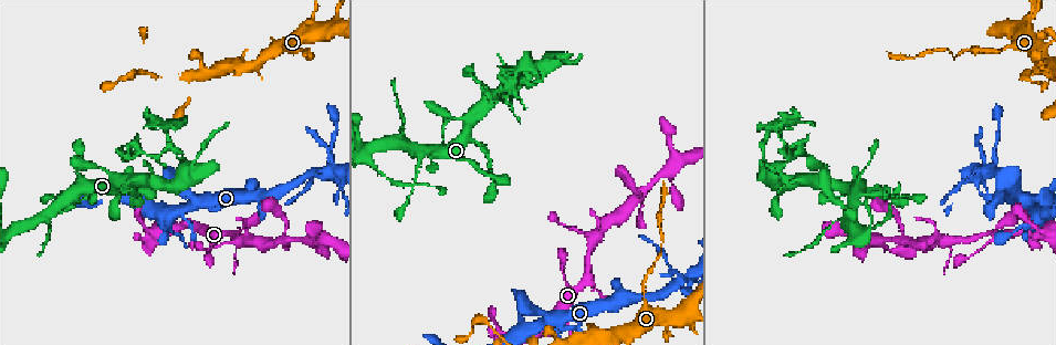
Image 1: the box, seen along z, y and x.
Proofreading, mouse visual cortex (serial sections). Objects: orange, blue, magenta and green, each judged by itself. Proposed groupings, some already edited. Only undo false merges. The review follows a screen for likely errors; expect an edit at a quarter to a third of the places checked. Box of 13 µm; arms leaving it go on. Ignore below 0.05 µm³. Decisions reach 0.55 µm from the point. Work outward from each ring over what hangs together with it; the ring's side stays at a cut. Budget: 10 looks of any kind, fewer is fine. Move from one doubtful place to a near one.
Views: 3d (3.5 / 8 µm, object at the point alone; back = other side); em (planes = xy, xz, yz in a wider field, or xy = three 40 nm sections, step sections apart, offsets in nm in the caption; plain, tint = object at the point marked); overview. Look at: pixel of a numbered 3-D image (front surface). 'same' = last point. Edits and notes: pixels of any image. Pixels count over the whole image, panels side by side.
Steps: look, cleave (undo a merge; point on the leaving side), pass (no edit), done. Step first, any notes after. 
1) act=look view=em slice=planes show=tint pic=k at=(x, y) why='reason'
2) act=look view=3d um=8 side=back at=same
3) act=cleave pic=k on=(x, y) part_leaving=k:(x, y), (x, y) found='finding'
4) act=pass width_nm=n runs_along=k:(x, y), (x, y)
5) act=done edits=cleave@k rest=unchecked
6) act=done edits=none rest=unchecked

act=look view=3d um=3.5 pic=1 at=(168, 220) why='thick turns thin'

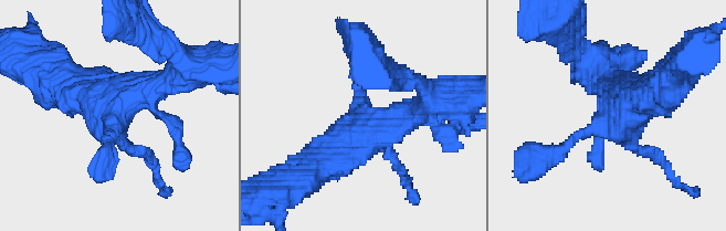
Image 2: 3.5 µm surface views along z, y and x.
act=look view=em slice=xy step=2 show=tint pic=2 at=(361, 121) why='need the tissue'

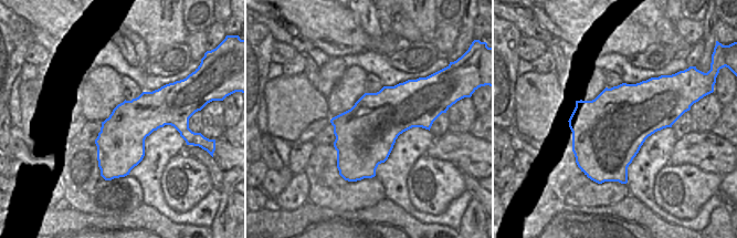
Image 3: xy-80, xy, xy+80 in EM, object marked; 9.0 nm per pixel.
act=look view=em slice=xy step=3 show=tint at=same

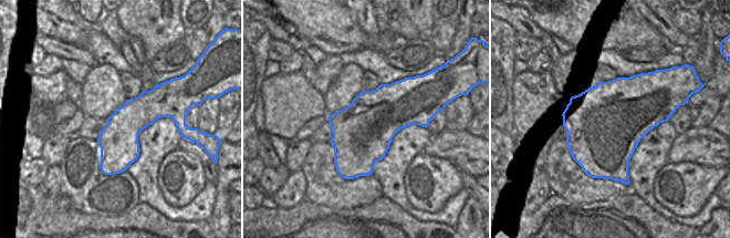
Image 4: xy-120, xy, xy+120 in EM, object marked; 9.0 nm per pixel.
act=pass runs_along=2:(428, 108), (397, 116), (305, 172) found='one cell here'

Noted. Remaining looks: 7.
act=look view=3d um=3.5 pic=1 at=(593, 237) why='calibre changes'

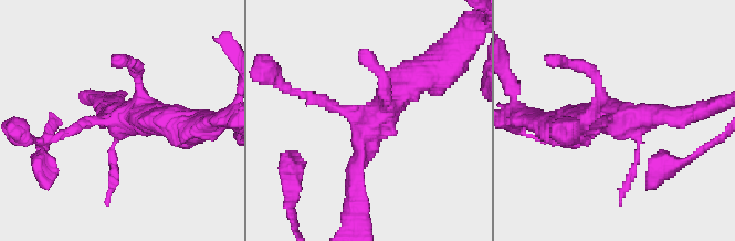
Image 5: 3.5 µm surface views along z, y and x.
act=look view=em slice=xy step=5 show=tint pic=5 at=(370, 123) why='need the tissue'

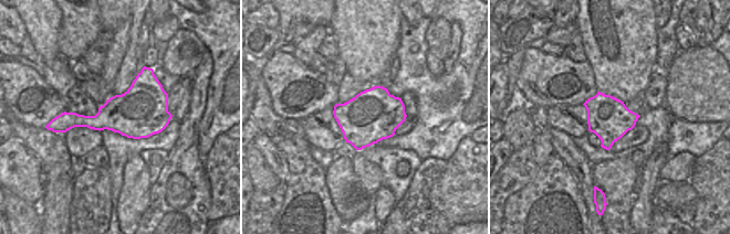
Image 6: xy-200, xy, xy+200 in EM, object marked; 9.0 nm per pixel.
act=pass runs_along=5:(354, 194), (371, 123), (426, 72) found='continuous, no second cell'

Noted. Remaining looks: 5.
act=look view=3d um=3.5 pic=1 at=(904, 239) why='branch point'

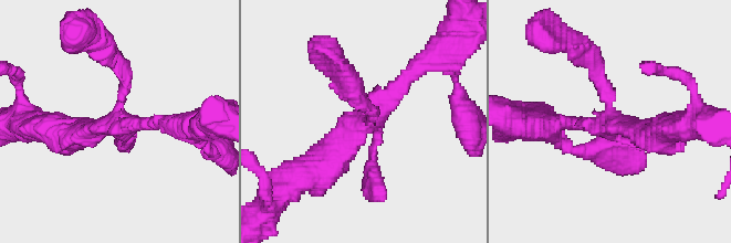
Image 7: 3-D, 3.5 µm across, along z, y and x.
act=look view=em slice=xy step=2 show=tint pic=7 at=(612, 124) why='shape alone is not enough'

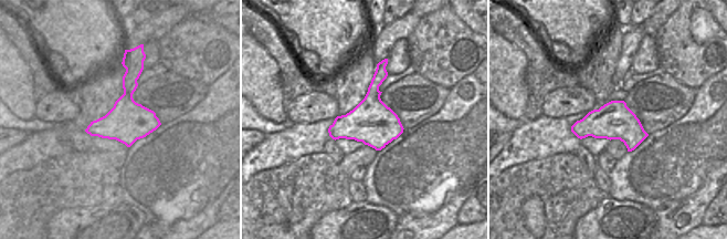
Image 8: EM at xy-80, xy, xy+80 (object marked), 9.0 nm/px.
act=pass runs_along=7:(313, 172), (418, 67) found='continuous, no second cell'

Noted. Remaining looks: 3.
act=look view=3d um=3.5 pic=1 at=(378, 173) why='calibre changes'

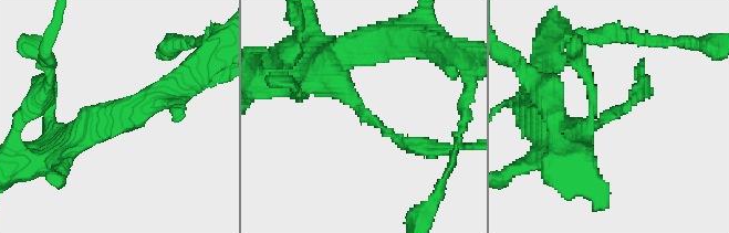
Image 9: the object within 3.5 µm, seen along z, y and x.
act=look view=em slice=xy step=1 show=tint pic=9 at=(368, 113) arm_widths_nm=200,300

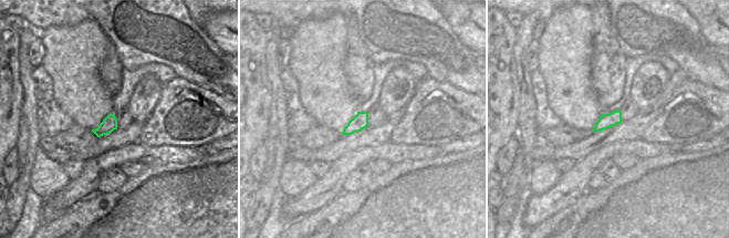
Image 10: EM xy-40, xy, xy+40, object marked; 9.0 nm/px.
act=look view=em slice=xy step=2 show=tint at=same

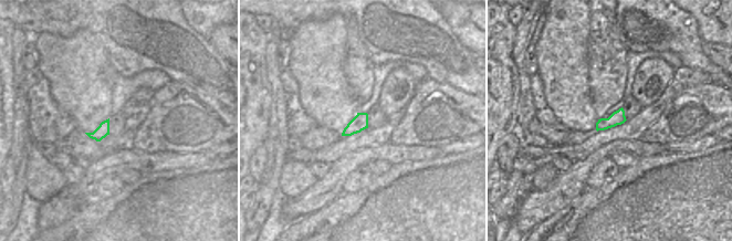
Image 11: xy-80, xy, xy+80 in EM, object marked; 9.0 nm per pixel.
act=pass found='one cell here'

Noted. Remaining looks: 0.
act=done edits=none rest=unchecked

